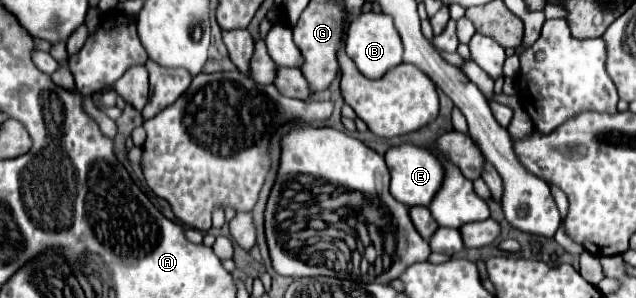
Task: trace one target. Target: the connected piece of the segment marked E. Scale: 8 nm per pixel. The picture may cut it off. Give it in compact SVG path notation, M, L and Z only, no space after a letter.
M401 144L393 146L385 152L385 162L391 172L391 194L403 202L405 206L429 206L437 190L443 182L443 166L441 162L425 148L413 146L413 144Z

